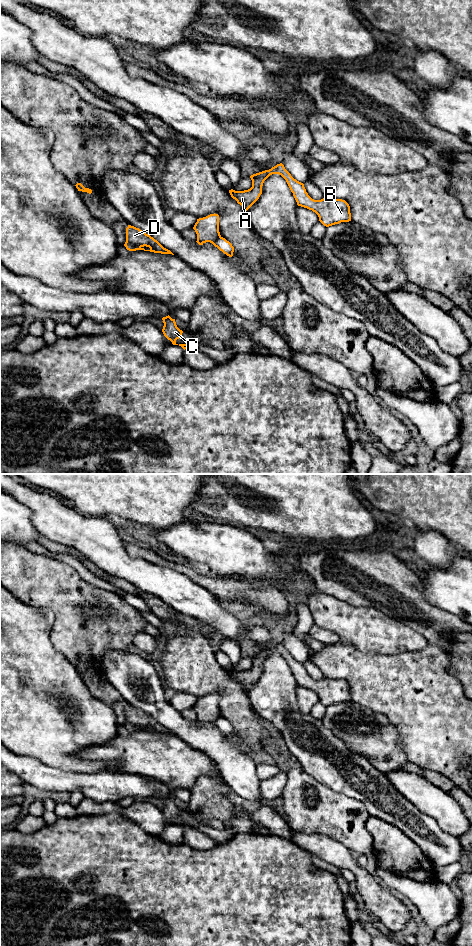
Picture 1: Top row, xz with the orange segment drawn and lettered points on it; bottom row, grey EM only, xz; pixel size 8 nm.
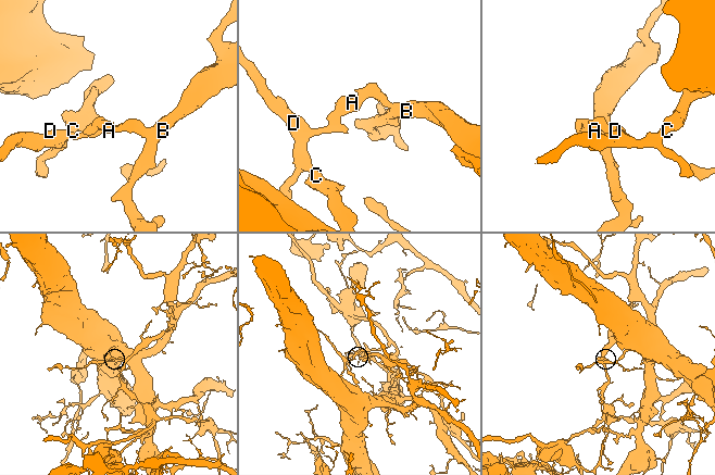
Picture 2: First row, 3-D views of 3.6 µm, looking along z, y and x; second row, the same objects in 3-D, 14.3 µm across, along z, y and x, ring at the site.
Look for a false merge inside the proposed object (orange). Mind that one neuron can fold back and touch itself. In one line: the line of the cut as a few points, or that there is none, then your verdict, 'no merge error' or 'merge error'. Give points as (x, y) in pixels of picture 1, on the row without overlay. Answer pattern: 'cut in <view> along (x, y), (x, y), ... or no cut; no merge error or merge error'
cut in xz along (220, 716), (211, 722); merge error

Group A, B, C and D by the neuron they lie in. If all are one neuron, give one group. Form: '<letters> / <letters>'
A B / C D

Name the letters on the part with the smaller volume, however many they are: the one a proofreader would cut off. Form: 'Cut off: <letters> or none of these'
Cut off: A, B

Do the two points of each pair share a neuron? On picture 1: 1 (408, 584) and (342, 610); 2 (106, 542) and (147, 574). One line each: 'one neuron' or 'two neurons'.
1: two neurons
2: one neuron

